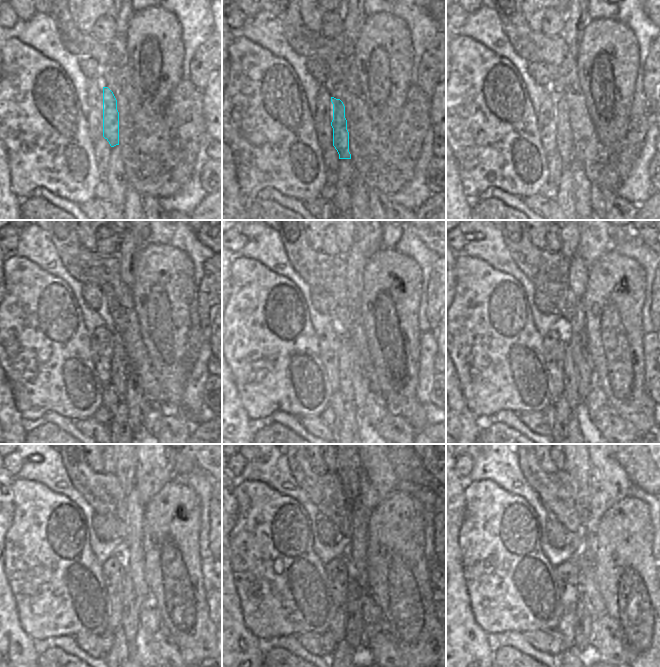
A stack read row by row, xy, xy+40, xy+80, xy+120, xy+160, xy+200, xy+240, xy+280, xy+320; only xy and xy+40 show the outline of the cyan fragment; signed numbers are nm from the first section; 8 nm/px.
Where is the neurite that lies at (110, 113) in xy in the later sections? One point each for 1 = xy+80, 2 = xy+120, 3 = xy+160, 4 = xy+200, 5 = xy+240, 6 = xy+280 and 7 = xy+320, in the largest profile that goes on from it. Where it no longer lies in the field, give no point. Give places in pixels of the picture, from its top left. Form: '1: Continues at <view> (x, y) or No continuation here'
1: Continues at xy+80 (564, 135)
2: Continues at xy+120 (120, 364)
3: Continues at xy+160 (348, 362)
4: Continues at xy+200 (576, 359)
5: Continues at xy+240 (134, 590)
6: Continues at xy+280 (354, 626)
7: Continues at xy+320 (582, 640)

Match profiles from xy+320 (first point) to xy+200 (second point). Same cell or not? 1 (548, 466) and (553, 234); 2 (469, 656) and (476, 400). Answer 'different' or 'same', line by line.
1: different
2: different

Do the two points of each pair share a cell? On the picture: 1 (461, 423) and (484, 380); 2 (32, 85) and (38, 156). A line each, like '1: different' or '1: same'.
1: different
2: same

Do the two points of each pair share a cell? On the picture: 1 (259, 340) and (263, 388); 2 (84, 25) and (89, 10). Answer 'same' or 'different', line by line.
1: same
2: same

